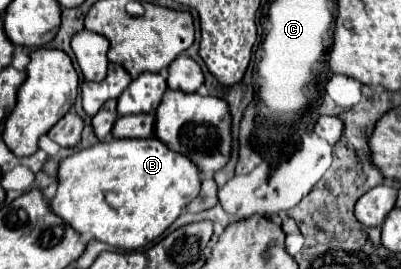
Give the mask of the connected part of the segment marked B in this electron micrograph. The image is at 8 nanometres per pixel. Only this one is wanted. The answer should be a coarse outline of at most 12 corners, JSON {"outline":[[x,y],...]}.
{"outline":[[157,137],[59,165],[51,209],[83,239],[135,251],[199,195]]}

